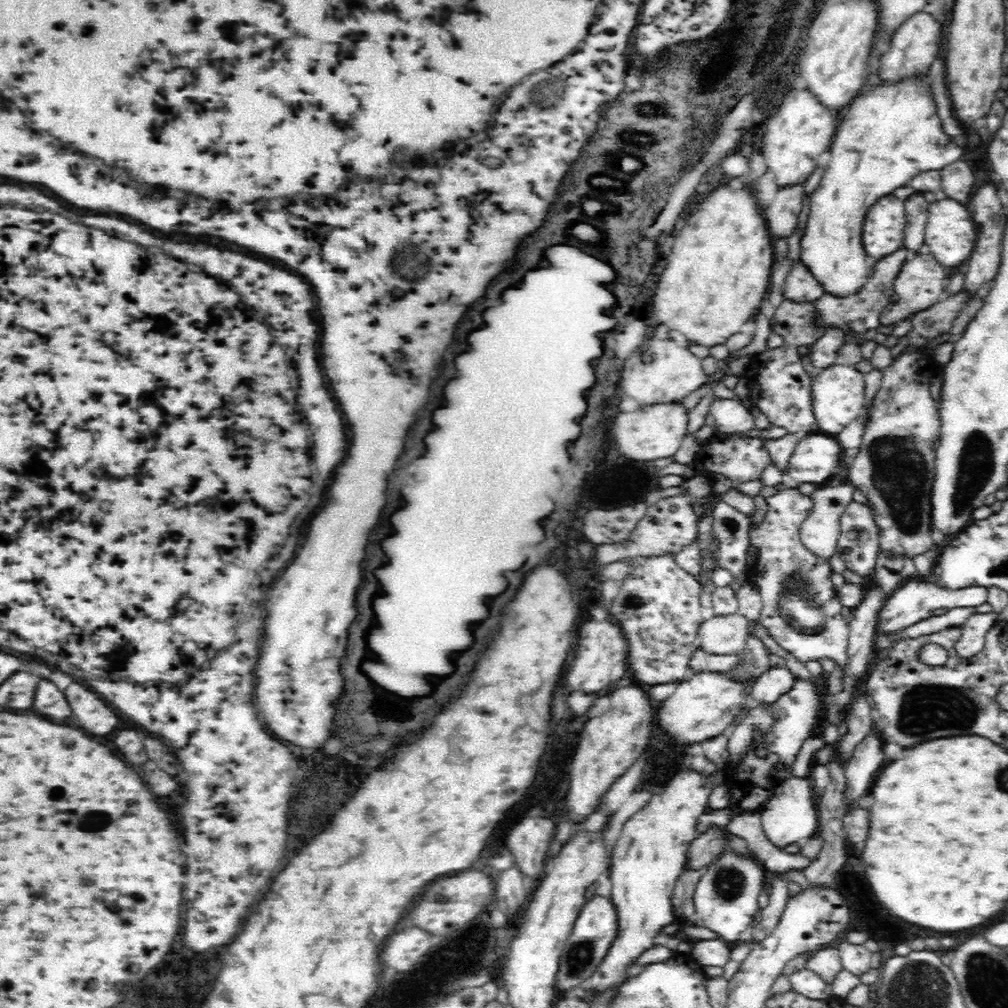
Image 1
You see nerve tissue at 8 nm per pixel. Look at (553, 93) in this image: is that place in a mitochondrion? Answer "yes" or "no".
yes

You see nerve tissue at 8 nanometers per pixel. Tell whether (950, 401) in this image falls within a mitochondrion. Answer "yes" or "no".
no

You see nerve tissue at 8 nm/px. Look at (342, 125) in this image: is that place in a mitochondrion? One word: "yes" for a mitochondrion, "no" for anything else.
no

